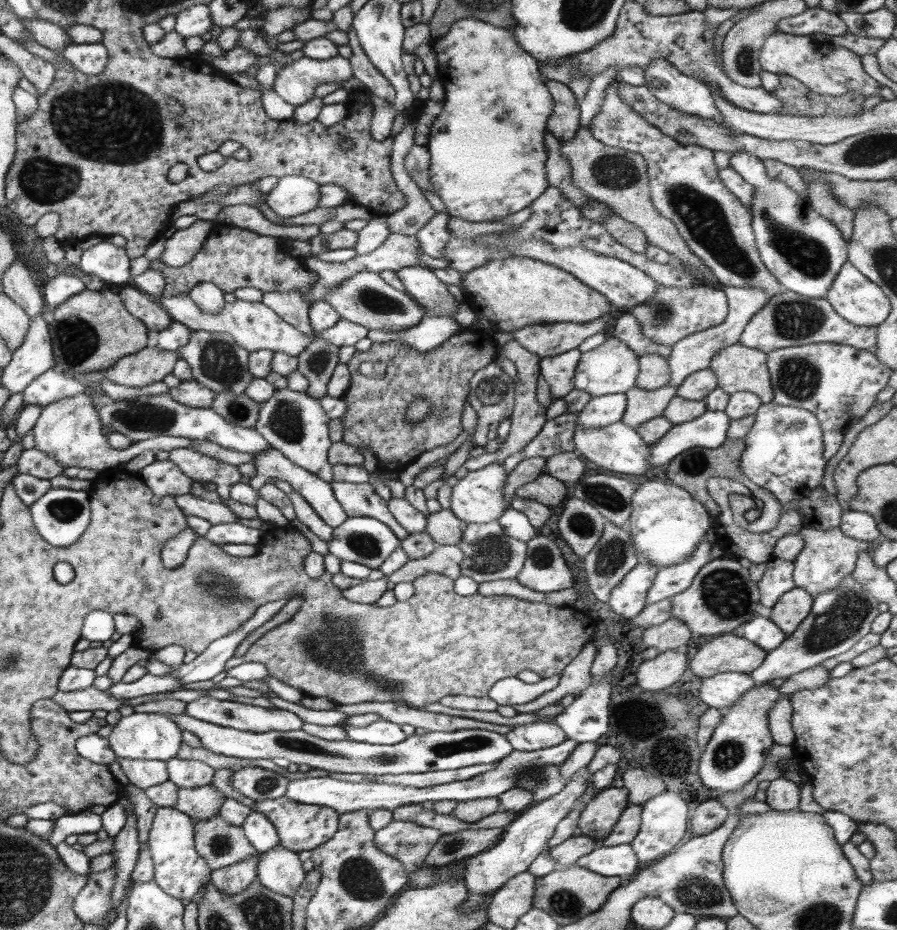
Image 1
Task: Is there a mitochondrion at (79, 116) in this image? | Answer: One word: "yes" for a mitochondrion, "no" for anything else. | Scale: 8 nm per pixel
yes

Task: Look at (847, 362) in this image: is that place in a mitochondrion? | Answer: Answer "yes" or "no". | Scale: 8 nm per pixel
no

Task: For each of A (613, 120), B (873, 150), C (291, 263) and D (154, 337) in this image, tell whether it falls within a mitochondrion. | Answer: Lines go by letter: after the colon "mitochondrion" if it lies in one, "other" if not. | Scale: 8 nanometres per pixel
A: mitochondrion
B: mitochondrion
C: other
D: other

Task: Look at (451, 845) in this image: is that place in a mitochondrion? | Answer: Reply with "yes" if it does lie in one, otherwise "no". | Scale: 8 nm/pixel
yes

